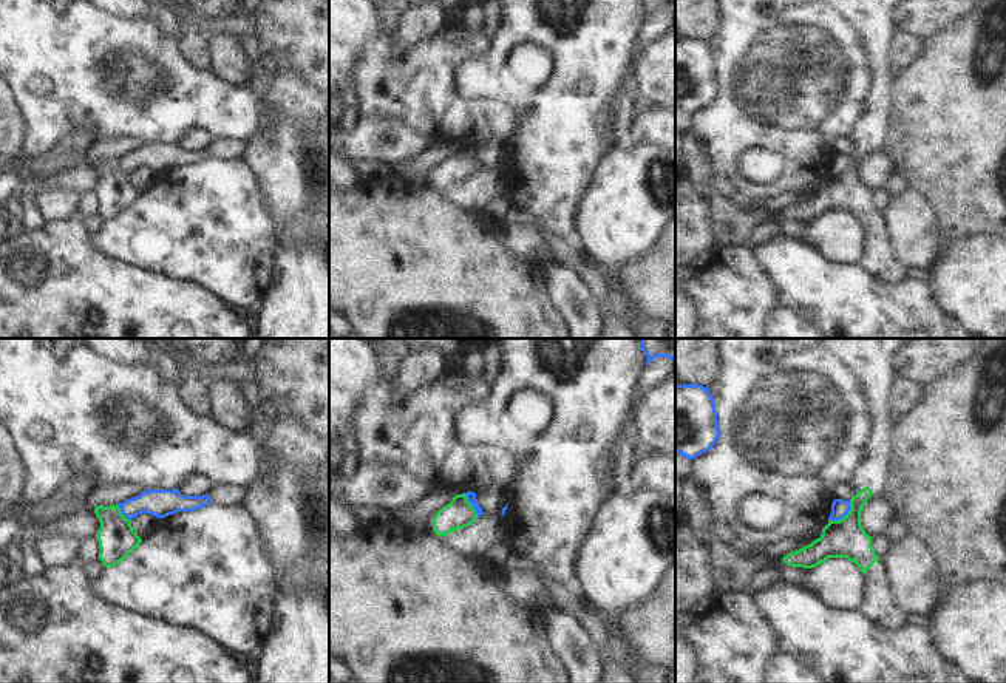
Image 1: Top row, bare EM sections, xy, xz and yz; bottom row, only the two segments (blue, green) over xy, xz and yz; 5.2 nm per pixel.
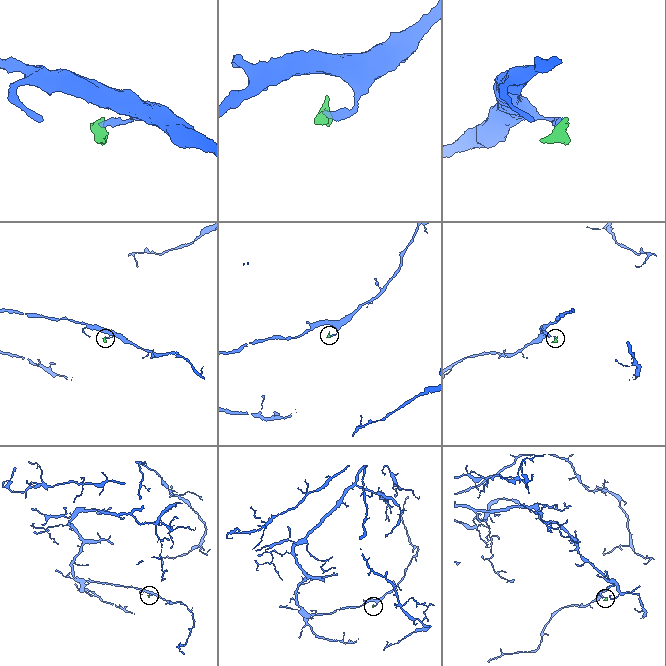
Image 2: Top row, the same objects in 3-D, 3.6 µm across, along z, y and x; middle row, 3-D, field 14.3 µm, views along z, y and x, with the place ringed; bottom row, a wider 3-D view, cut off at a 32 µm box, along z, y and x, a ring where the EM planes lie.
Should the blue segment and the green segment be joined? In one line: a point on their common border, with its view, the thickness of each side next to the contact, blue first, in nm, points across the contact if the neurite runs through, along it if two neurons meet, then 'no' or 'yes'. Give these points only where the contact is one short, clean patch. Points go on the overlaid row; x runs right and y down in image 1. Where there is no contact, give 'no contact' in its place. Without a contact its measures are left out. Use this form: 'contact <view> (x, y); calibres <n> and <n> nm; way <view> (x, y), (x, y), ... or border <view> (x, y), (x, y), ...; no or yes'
contact yz (842, 516); calibres 90 and 200 nm; border yz (850, 501), (850, 509), (841, 518), (829, 521); no

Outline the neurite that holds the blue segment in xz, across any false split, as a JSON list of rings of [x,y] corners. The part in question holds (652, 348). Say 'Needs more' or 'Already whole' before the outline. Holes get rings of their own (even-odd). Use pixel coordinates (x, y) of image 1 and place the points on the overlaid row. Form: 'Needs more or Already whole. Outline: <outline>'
Already whole. Outline: [[[641,338],[641,351],[647,355],[647,365],[655,357],[675,360],[675,338]]]

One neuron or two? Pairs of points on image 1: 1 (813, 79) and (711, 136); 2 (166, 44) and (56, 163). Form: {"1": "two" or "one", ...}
{"1": "one", "2": "two"}

